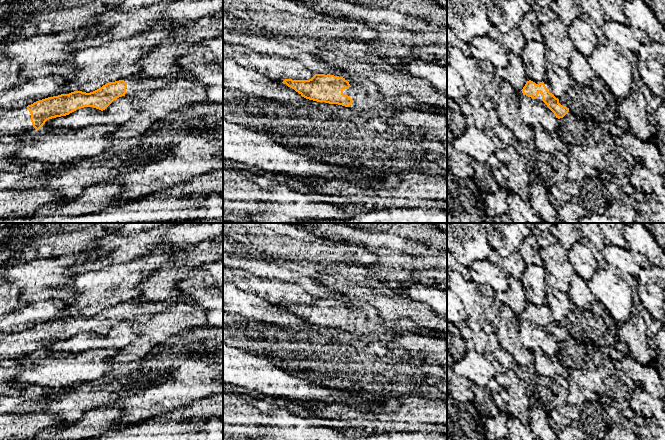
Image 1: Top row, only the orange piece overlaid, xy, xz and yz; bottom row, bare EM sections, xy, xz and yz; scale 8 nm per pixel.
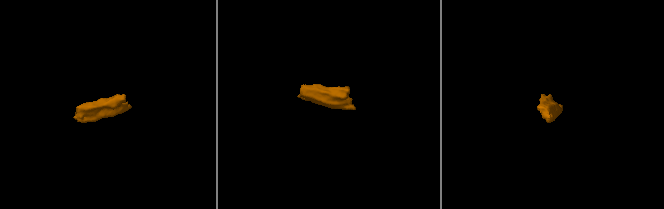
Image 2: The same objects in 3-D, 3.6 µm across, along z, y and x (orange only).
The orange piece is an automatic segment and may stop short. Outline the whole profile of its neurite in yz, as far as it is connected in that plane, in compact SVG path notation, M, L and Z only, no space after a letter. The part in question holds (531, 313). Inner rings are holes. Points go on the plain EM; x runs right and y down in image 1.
M528 303L519 317L542 327L549 332L558 343L563 342L569 336L568 326L556 322L552 318L551 311L547 305L533 306Z

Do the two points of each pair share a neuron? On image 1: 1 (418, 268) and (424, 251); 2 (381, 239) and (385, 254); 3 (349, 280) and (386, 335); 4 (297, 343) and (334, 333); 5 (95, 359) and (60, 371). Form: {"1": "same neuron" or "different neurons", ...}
{"1": "different neurons", "2": "different neurons", "3": "different neurons", "4": "different neurons", "5": "same neuron"}

